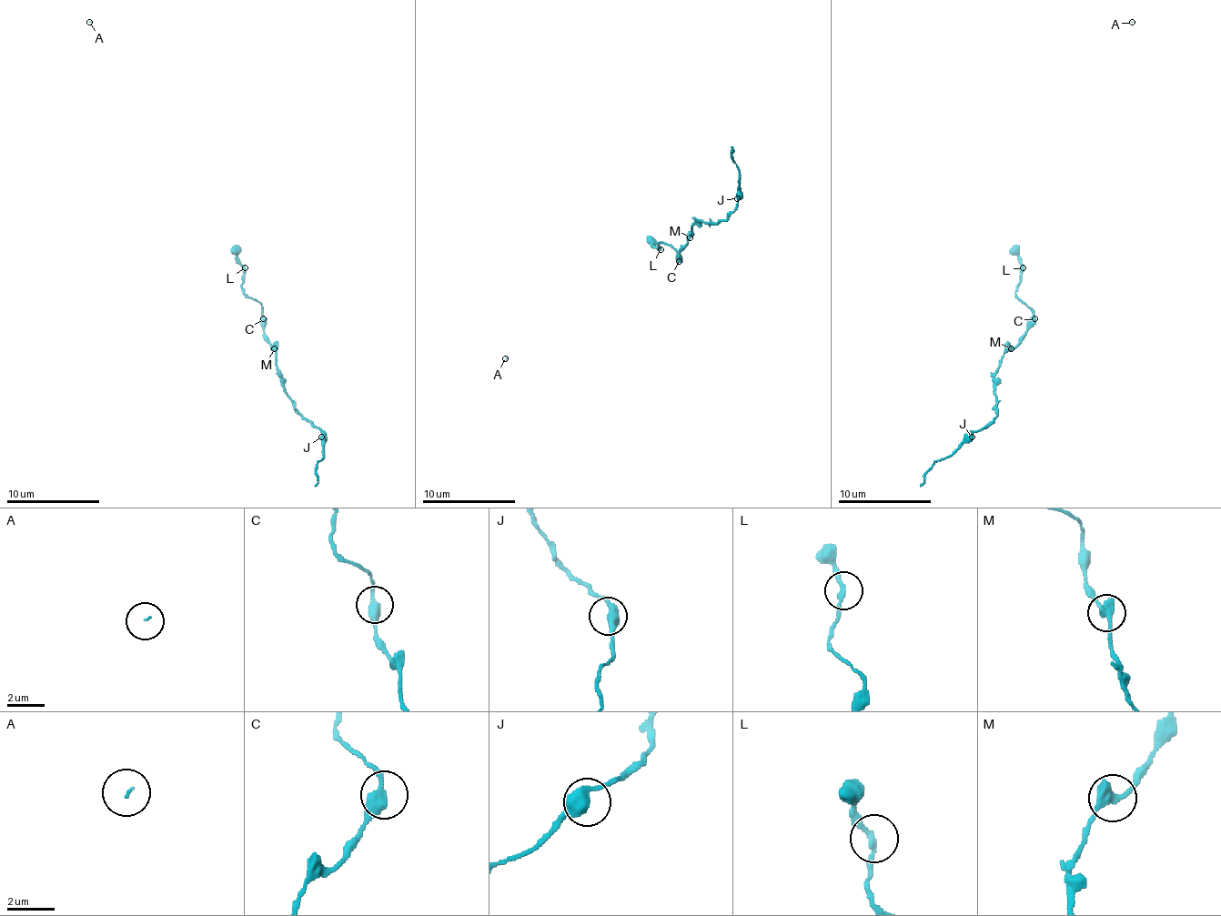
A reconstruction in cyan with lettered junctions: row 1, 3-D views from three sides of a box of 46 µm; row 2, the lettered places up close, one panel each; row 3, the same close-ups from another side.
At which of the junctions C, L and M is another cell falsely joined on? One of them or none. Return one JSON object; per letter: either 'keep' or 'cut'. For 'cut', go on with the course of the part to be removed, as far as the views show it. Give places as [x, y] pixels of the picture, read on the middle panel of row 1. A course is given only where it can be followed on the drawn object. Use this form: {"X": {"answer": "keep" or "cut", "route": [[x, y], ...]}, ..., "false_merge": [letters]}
{"C": {"answer": "keep"}, "L": {"answer": "keep"}, "M": {"answer": "keep"}, "false_merge": []}

